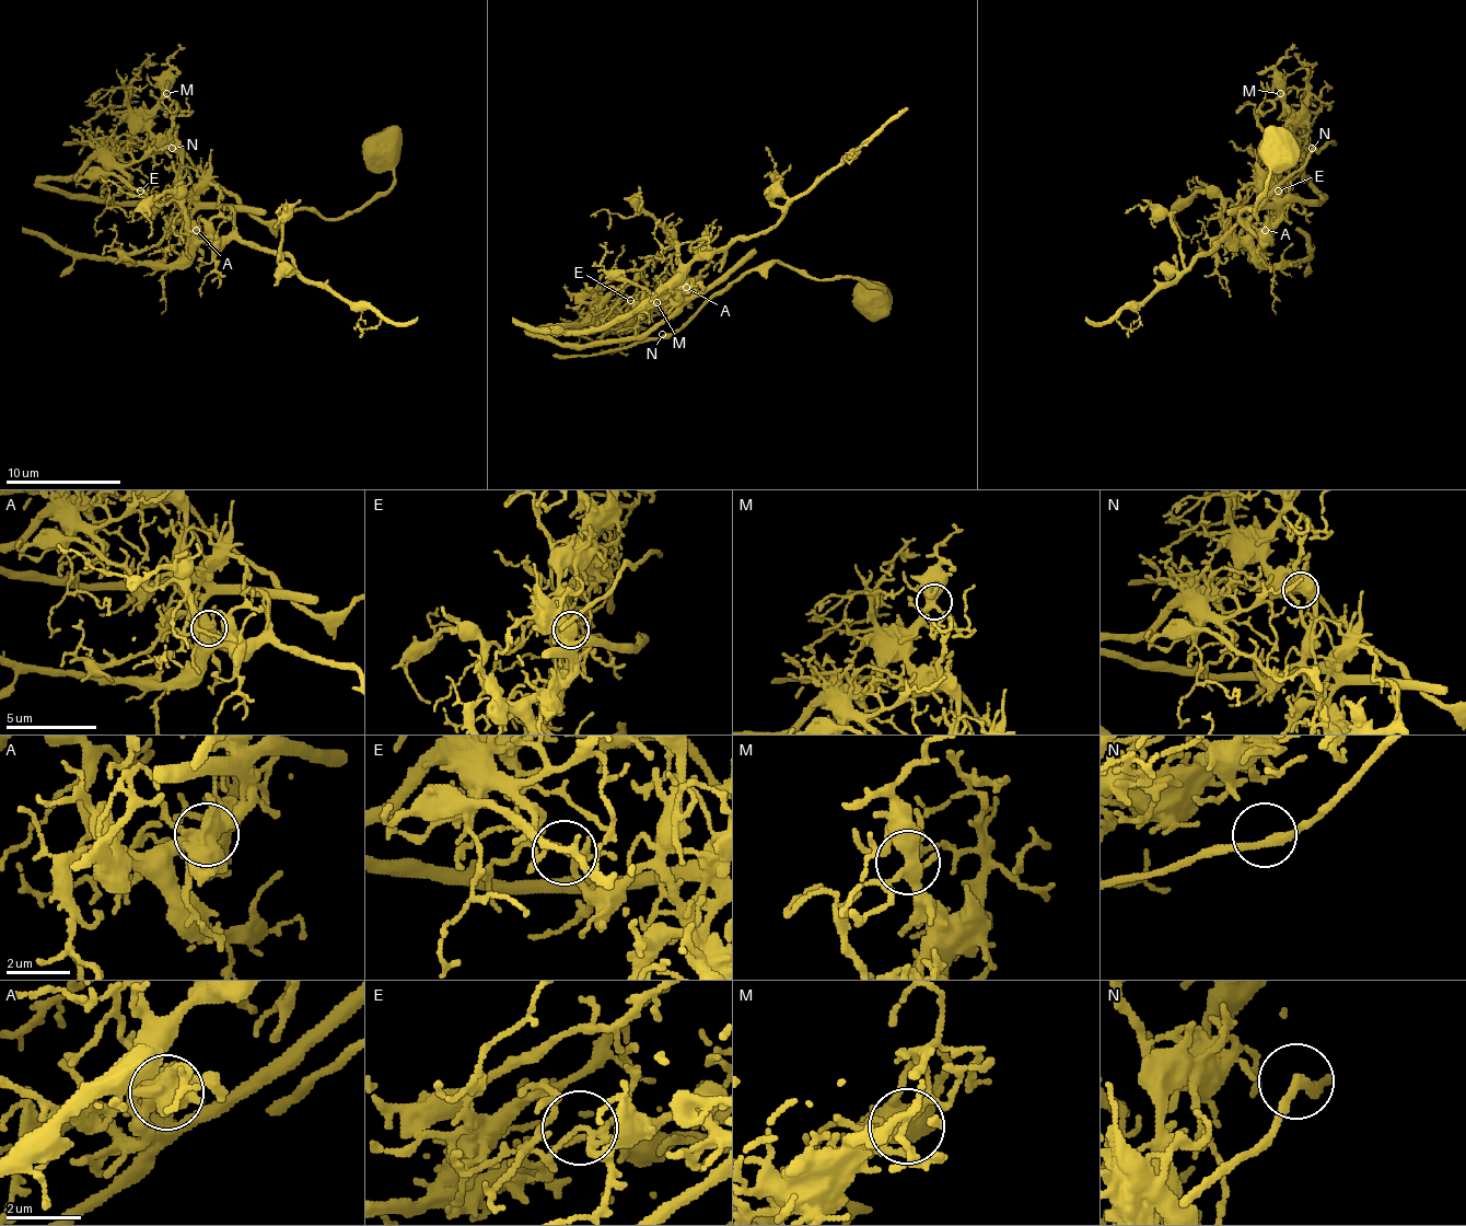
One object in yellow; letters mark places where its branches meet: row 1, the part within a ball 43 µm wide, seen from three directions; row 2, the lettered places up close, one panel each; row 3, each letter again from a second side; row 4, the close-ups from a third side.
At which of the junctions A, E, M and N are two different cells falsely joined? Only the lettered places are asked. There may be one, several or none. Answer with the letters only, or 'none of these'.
A, E

